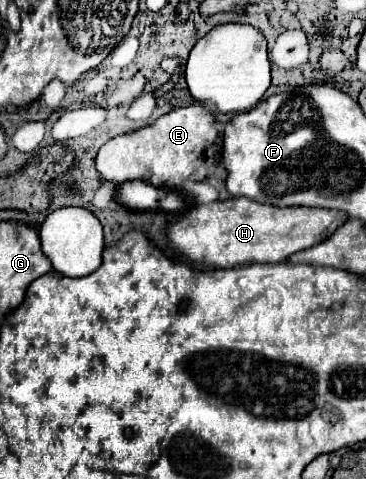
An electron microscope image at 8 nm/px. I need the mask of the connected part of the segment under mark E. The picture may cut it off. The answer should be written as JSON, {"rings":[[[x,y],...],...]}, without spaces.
{"rings":[[[195,103],[183,109],[173,109],[143,129],[109,139],[99,149],[95,163],[103,179],[115,181],[119,185],[141,179],[147,183],[151,181],[155,187],[163,187],[167,181],[179,187],[185,181],[203,181],[207,177],[219,153],[219,141],[221,131],[215,125],[213,111]]]}

